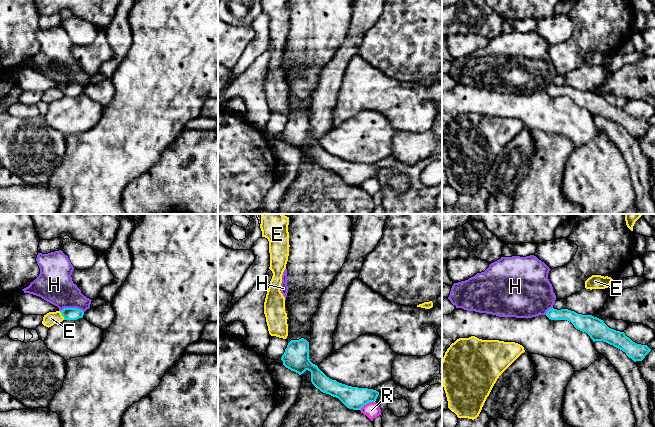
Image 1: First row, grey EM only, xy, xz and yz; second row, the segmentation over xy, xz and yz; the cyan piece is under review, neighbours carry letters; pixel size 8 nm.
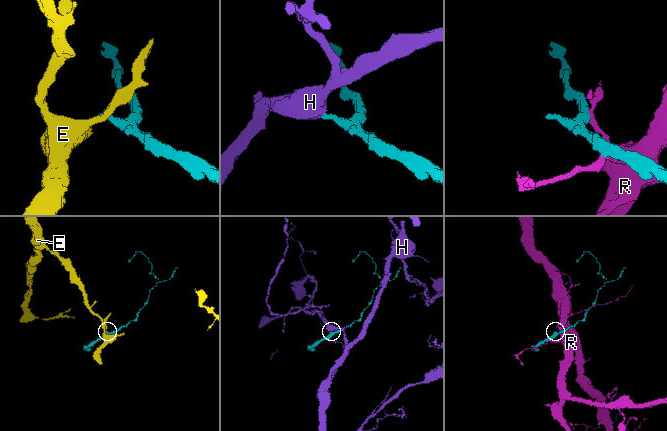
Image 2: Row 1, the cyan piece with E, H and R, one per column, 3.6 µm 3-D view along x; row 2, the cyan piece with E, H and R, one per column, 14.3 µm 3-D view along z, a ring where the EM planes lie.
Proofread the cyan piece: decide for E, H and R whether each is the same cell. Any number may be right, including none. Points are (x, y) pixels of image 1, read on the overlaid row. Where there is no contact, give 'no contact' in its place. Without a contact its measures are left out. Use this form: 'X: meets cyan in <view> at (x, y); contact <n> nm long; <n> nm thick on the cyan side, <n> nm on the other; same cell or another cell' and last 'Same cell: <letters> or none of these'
E: meets cyan in xy at (62, 315); contact 80 nm long; 100 nm thick on the cyan side, 110 nm on the other; another cell
H: meets cyan in xy at (72, 308); contact 190 nm long; 100 nm thick on the cyan side, 300 nm on the other; another cell
R: meets cyan in xz at (366, 403); contact 140 nm long; 180 nm thick on the cyan side, 120 nm on the other; another cell
Same cell: none of these

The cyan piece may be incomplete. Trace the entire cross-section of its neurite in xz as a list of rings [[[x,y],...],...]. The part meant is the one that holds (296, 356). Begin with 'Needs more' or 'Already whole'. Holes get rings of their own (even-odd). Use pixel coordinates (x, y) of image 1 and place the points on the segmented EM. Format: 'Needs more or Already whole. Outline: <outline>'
Already whole. Outline: [[[301,338],[291,340],[281,357],[283,365],[298,373],[311,372],[311,382],[321,392],[338,398],[347,408],[360,410],[364,405],[375,402],[379,392],[368,388],[348,386],[327,377],[309,359],[309,342]]]

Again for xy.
Already whole. Outline: [[[64,308],[60,312],[64,317],[64,320],[77,320],[84,315],[84,312],[77,308]]]

